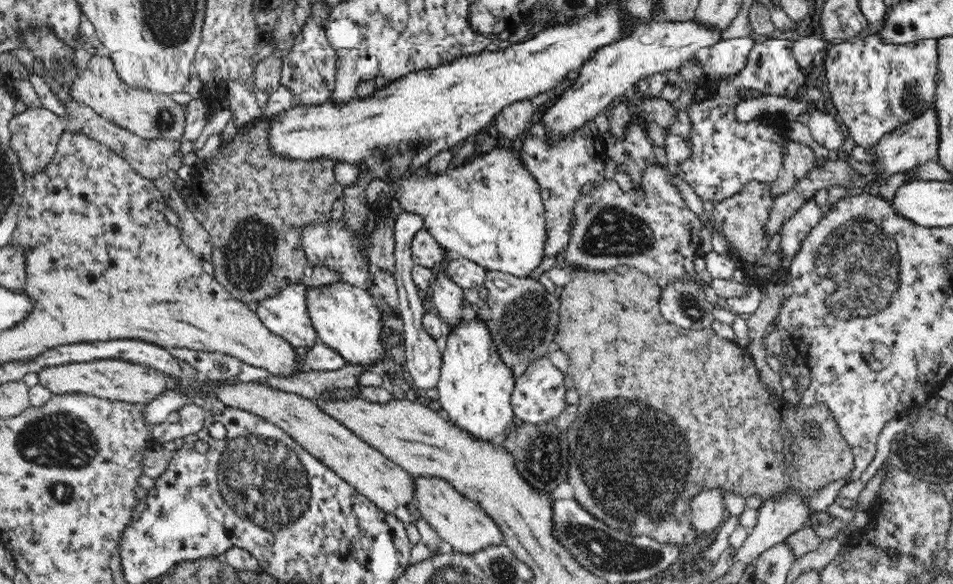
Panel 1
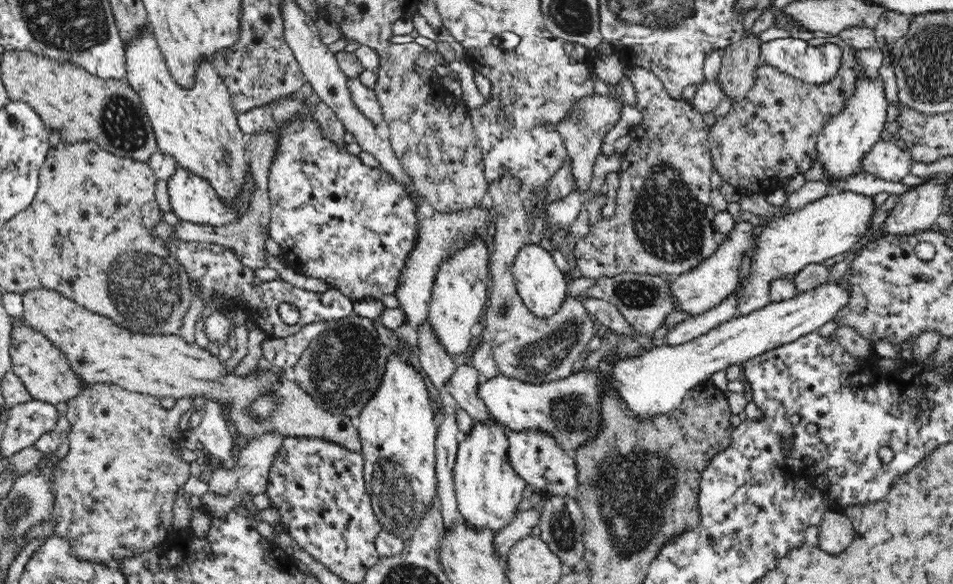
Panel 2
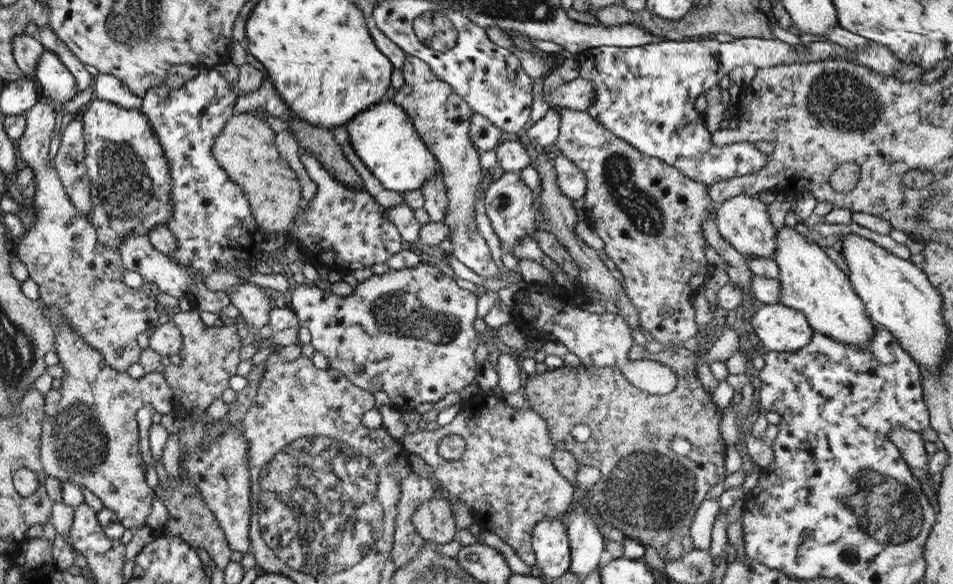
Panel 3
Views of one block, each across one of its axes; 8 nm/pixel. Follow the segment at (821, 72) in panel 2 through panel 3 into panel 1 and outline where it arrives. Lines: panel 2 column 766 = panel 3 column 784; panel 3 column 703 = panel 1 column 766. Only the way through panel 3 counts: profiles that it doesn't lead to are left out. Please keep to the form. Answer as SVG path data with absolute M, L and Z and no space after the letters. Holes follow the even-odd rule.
M786 35L783 38L777 38L777 39L767 39L765 41L761 41L760 43L755 43L752 47L752 50L750 52L750 56L748 56L748 64L746 64L746 68L743 70L740 70L736 76L728 76L728 78L724 78L722 82L710 82L708 79L701 80L700 83L705 81L706 83L710 83L712 86L715 87L715 91L718 92L715 97L709 99L706 98L706 100L702 100L702 102L698 104L692 104L692 106L688 106L687 112L690 116L691 122L693 122L695 129L691 130L691 139L688 142L690 144L693 155L687 160L684 161L679 167L676 167L676 173L677 175L684 181L686 181L694 191L696 191L696 194L702 199L702 200L708 200L708 201L722 201L725 199L730 198L730 196L734 196L734 194L738 194L742 188L746 186L749 182L752 182L752 180L755 180L756 182L760 182L762 184L768 184L770 185L773 183L777 178L779 174L779 170L781 169L782 159L783 159L783 142L786 141L786 137L784 137L784 133L782 133L783 129L780 129L780 127L771 127L770 124L768 124L767 121L760 121L760 119L755 119L750 122L738 122L736 121L736 117L734 116L734 108L735 106L740 102L740 89L744 86L748 88L755 88L756 90L760 90L762 92L767 92L767 94L778 94L780 96L785 96L788 98L791 98L792 95L796 95L799 93L803 93L803 90L805 88L805 85L803 84L804 78L806 75L802 75L800 73L800 69L798 69L798 64L796 63L796 58L794 57L794 54L792 53L792 46L794 46L794 36L793 35Z

